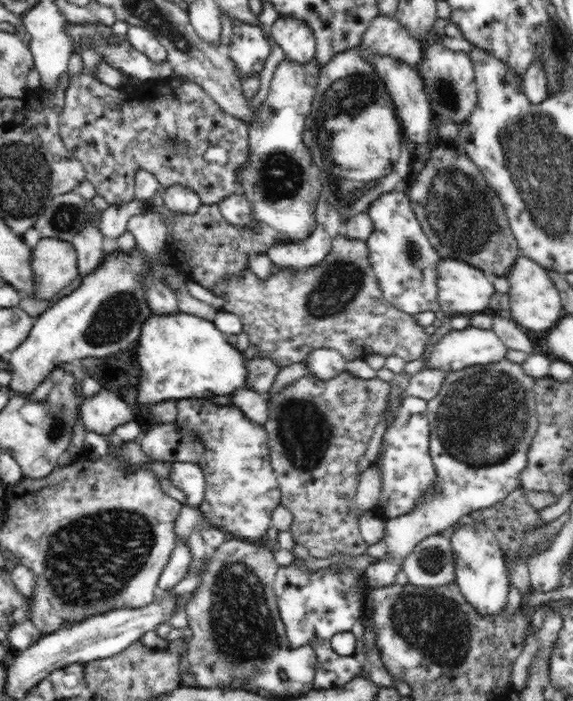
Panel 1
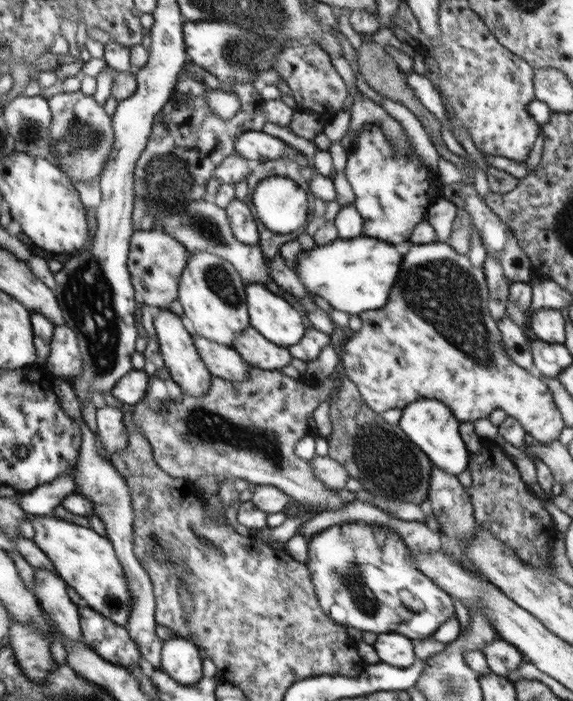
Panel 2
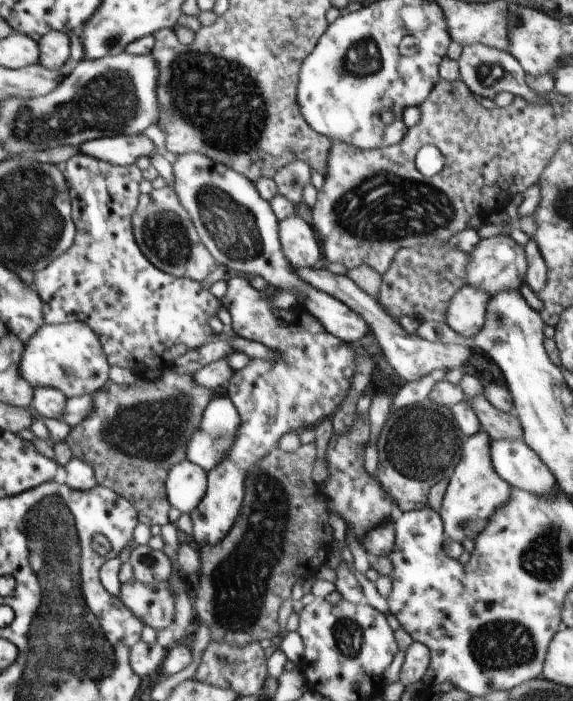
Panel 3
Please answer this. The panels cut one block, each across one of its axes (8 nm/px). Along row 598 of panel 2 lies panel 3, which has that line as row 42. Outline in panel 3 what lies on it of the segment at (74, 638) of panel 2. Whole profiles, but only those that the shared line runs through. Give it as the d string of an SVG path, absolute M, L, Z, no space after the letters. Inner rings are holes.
M51 30L37 42L39 63L51 71L58 71L70 58L70 38L64 31Z

